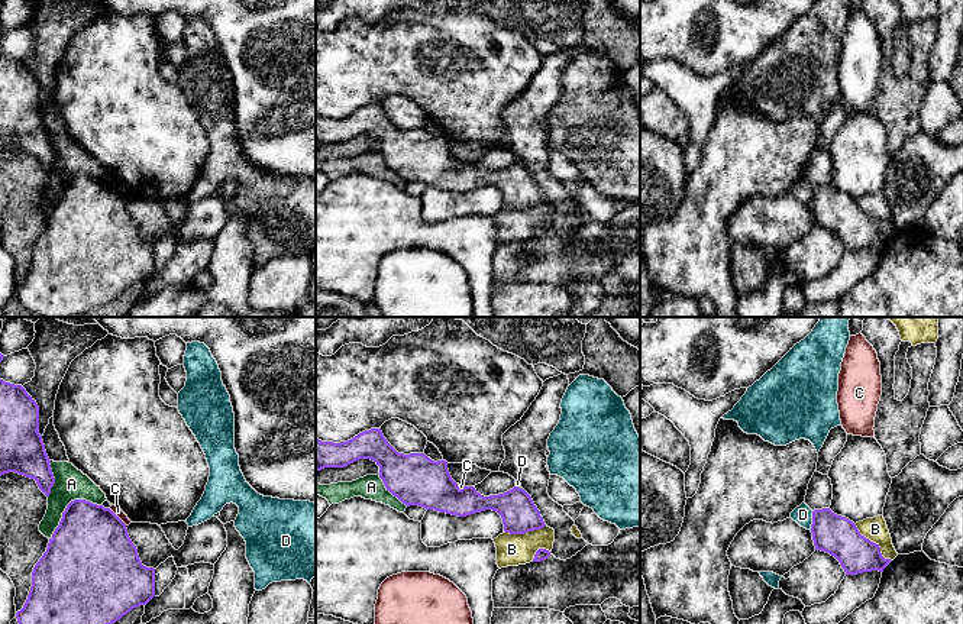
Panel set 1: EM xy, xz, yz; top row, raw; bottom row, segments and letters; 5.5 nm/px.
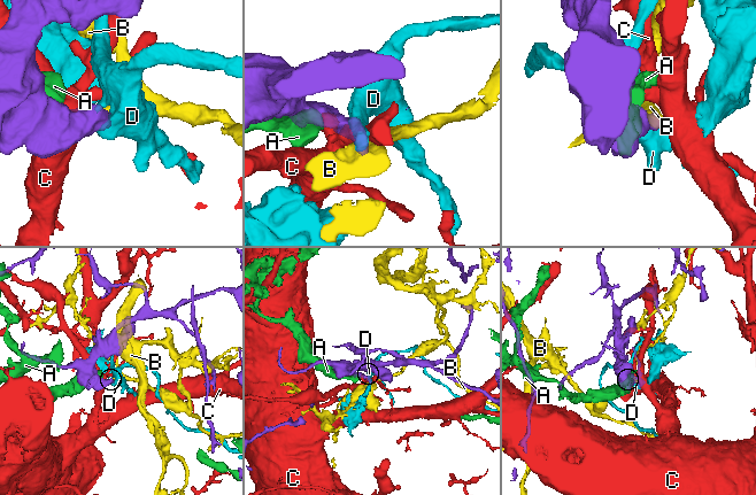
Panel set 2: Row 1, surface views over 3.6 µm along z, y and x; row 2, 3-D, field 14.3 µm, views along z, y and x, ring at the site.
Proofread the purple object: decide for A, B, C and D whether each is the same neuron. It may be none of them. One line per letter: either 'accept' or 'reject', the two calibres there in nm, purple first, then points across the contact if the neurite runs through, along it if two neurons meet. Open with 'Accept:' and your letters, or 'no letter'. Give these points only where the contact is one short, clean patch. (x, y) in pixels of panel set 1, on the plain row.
Accept: no letter
A: reject | 420/180 nm
B: reject | 220/130 nm | along yz (855, 200), (891, 236)
C: reject | 460/50 nm | along xy (109, 184), (126, 200)
D: reject | 220/110 nm | along yz (813, 187), (810, 204)

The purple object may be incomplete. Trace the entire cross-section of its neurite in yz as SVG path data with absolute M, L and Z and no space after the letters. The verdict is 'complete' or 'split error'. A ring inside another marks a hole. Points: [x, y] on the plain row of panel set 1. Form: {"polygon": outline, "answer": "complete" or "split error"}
{"polygon": "M830 184L812 187L811 208L815 226L834 232L846 250L883 248L892 237L882 232L879 220L860 210L853 197Z", "answer": "complete"}

